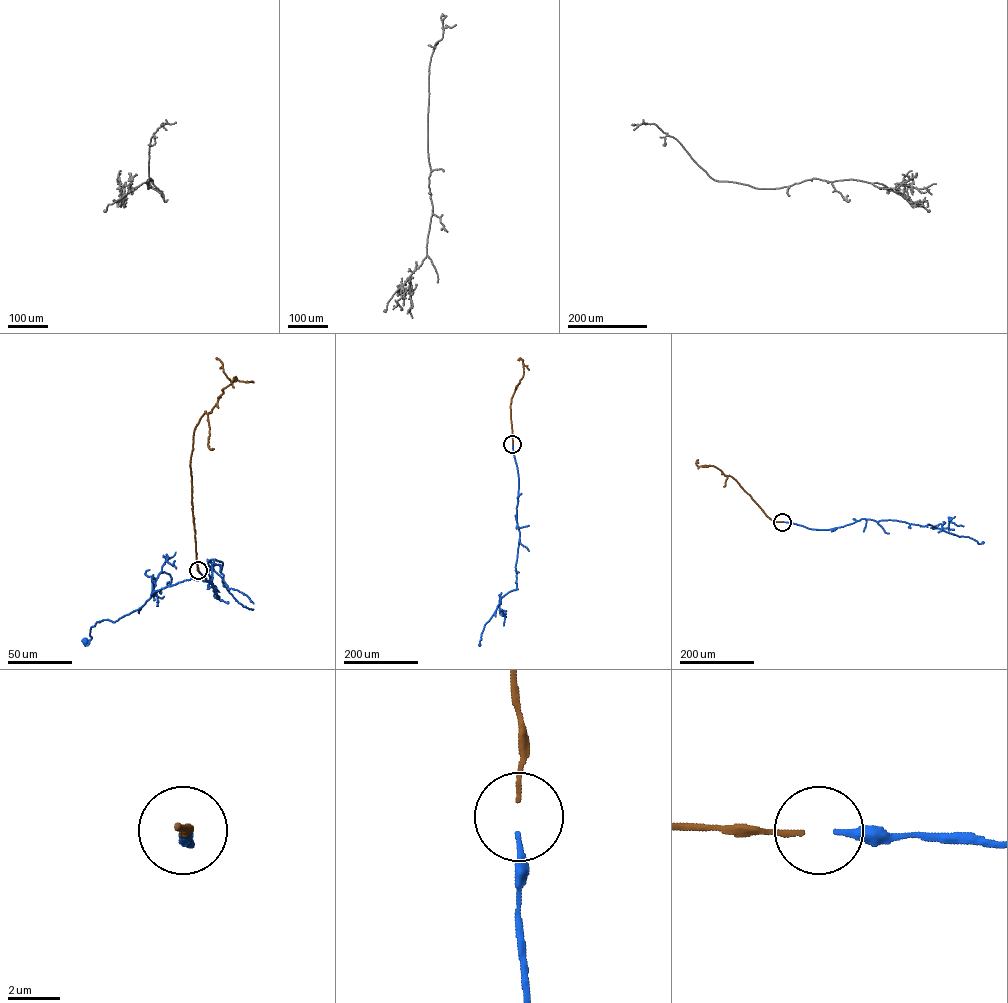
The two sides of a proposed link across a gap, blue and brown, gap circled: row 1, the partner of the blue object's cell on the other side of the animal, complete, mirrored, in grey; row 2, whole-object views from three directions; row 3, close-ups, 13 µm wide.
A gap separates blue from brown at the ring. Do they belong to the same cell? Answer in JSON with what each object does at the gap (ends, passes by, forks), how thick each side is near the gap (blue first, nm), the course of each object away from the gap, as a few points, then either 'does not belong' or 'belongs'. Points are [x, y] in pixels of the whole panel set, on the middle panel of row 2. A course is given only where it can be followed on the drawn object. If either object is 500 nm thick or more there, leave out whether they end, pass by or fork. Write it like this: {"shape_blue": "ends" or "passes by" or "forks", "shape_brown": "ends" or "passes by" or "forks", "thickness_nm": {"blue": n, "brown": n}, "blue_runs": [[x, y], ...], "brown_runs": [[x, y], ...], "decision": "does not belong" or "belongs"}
{"shape_blue": "ends", "shape_brown": "ends", "thickness_nm": {"blue": 240, "brown": 170}, "blue_runs": [[512, 445], [518, 478], [517, 588], [501, 598], [485, 624], [479, 645]], "brown_runs": [[512, 444], [511, 399], [523, 375], [522, 360], [518, 360]], "decision": "belongs"}

